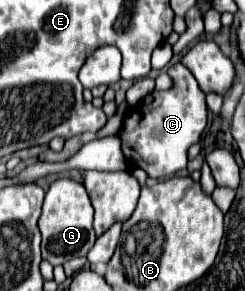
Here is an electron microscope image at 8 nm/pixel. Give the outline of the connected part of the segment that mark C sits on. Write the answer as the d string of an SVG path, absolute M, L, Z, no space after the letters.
M180 62L171 66L168 74L173 81L172 90L166 90L166 92L152 90L150 94L142 98L140 108L138 106L128 107L123 125L118 130L124 157L130 160L132 166L142 168L148 174L148 178L168 178L176 174L178 170L184 170L188 162L188 148L200 140L202 130L206 128L206 96L200 90L196 78Z

